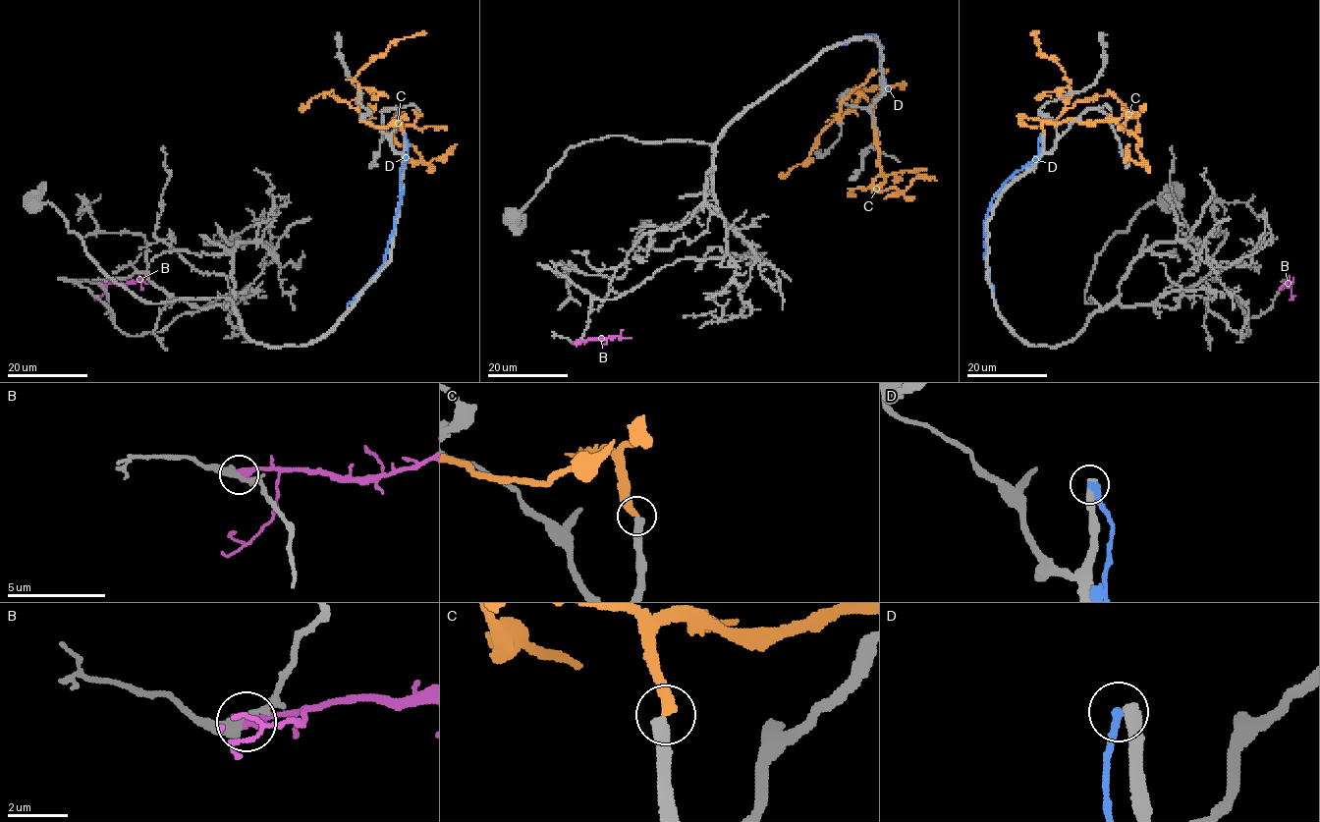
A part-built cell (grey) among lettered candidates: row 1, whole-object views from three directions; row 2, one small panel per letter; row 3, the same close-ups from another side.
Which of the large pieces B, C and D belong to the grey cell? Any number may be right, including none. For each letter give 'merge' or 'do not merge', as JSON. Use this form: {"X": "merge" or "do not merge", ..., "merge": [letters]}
{"B": "do not merge", "C": "do not merge", "D": "do not merge", "merge": []}

